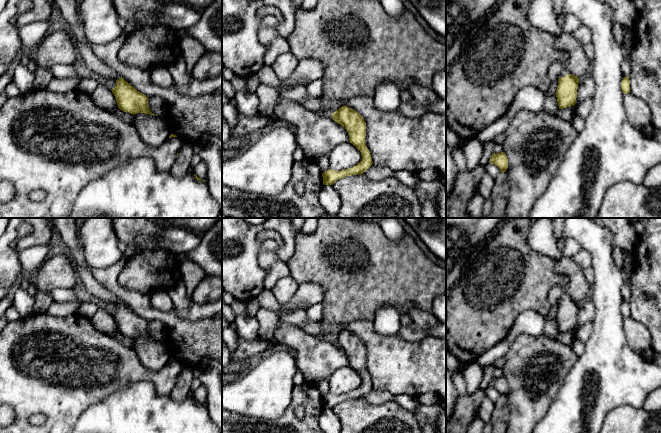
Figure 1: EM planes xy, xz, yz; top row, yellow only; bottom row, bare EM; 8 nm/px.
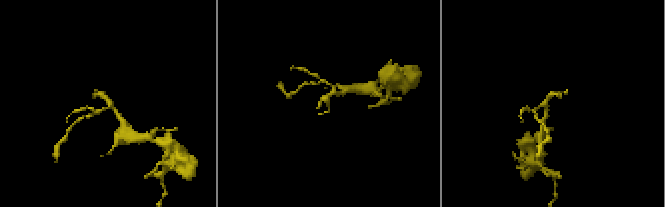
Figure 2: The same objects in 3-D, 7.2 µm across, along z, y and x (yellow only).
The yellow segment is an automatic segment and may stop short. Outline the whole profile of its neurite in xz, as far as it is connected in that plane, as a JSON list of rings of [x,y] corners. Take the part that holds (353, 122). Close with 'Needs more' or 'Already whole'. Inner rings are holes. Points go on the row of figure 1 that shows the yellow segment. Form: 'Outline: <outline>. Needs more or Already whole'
Outline: [[[346,105],[340,107],[331,115],[336,123],[342,125],[347,130],[349,142],[361,152],[362,159],[352,168],[341,171],[329,169],[323,172],[324,185],[333,185],[338,179],[342,179],[346,176],[363,174],[373,164],[370,151],[365,143],[366,123],[363,117]]]. Already whole

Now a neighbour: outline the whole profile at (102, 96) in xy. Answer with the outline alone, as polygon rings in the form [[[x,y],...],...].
[[[98,84],[97,88],[90,94],[90,97],[97,106],[104,110],[114,112],[119,109],[112,91],[102,84]]]

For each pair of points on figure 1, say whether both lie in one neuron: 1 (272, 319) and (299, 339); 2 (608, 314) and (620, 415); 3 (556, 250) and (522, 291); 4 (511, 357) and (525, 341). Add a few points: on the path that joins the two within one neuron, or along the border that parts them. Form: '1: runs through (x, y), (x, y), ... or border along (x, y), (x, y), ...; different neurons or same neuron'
1: border along (279, 321), (272, 340); different neurons
2: border along (642, 407), (618, 405), (602, 422); different neurons
3: border along (529, 246), (537, 253), (549, 256), (556, 262); different neurons
4: runs through (515, 353), (523, 345); same neuron

